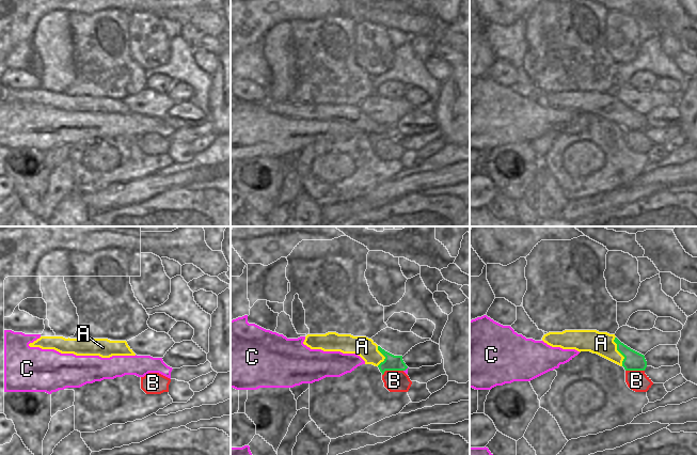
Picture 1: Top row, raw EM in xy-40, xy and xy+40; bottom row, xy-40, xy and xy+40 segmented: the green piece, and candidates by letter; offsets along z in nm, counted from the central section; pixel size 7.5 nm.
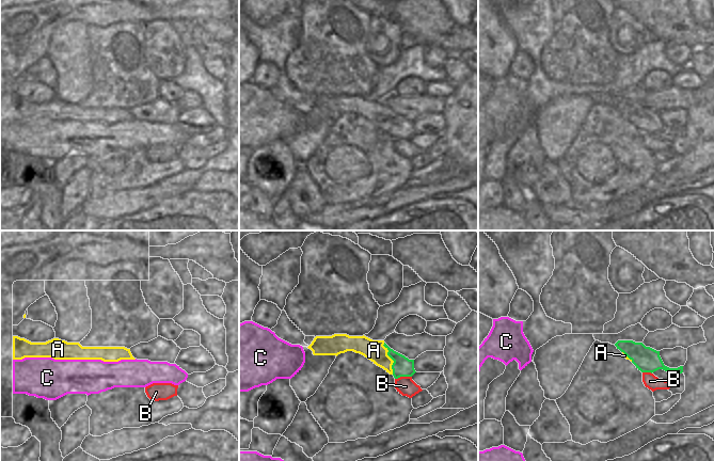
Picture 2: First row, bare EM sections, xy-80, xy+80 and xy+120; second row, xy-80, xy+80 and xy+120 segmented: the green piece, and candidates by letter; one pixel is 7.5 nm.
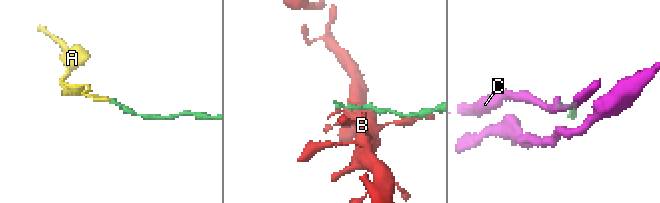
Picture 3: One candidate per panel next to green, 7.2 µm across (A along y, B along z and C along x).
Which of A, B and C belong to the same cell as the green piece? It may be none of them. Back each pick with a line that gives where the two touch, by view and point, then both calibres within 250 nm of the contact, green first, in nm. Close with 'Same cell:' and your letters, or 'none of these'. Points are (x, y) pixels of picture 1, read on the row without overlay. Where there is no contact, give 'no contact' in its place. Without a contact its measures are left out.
Same cell: none of these

